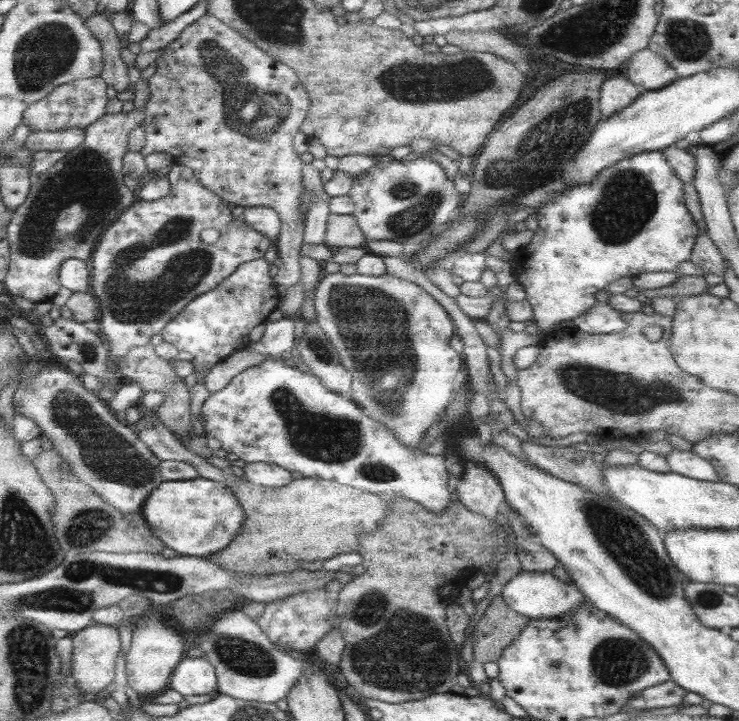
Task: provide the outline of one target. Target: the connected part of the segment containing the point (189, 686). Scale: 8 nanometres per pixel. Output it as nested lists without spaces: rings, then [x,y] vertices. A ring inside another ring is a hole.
[[[183,656],[173,669],[168,686],[181,696],[215,695],[214,668],[203,657]]]

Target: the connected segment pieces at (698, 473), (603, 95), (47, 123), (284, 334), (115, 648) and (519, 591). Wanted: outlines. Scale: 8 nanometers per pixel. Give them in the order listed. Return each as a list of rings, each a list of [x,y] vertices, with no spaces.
[[[673,449],[665,458],[669,467],[668,472],[701,480],[705,482],[719,482],[717,471],[707,460],[697,457],[692,451],[683,452]]]
[[[617,76],[605,79],[600,86],[598,106],[600,120],[607,119],[617,111],[629,106],[641,93],[625,77]]]
[[[97,75],[85,77],[84,79],[73,79],[71,82],[60,84],[53,88],[48,95],[41,100],[29,104],[25,108],[21,124],[27,126],[31,132],[53,132],[53,130],[65,130],[67,128],[85,129],[101,116],[105,116],[105,97],[106,84]]]
[[[291,317],[282,318],[273,325],[266,326],[261,338],[254,344],[249,343],[245,349],[254,353],[279,357],[283,352],[290,350],[293,340],[293,321]]]
[[[89,625],[72,634],[70,674],[76,687],[83,694],[96,694],[103,688],[113,687],[115,657],[120,649],[117,628],[111,625]]]
[[[520,571],[512,576],[501,588],[500,598],[513,612],[526,616],[528,619],[556,619],[565,613],[573,612],[584,597],[575,585],[563,583],[549,573]]]

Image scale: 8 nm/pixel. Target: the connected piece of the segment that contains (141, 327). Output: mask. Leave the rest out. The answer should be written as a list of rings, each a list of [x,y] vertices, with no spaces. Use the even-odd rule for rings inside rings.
[[[171,164],[166,179],[168,193],[155,200],[135,200],[125,208],[100,234],[87,263],[90,268],[88,290],[97,300],[99,331],[108,344],[109,361],[115,371],[118,360],[131,347],[147,344],[190,300],[215,288],[241,264],[262,258],[269,246],[268,238],[249,228],[241,215],[234,218],[229,204],[199,184],[185,165]],[[205,228],[219,232],[212,244],[204,243],[199,237]]]

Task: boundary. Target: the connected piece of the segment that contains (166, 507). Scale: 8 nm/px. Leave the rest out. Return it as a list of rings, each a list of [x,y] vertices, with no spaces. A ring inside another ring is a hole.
[[[199,476],[193,480],[164,481],[149,493],[141,508],[139,514],[153,536],[165,547],[174,550],[177,556],[203,558],[223,550],[239,533],[239,529],[243,525],[243,519],[245,519],[245,513],[239,508],[231,490]]]

